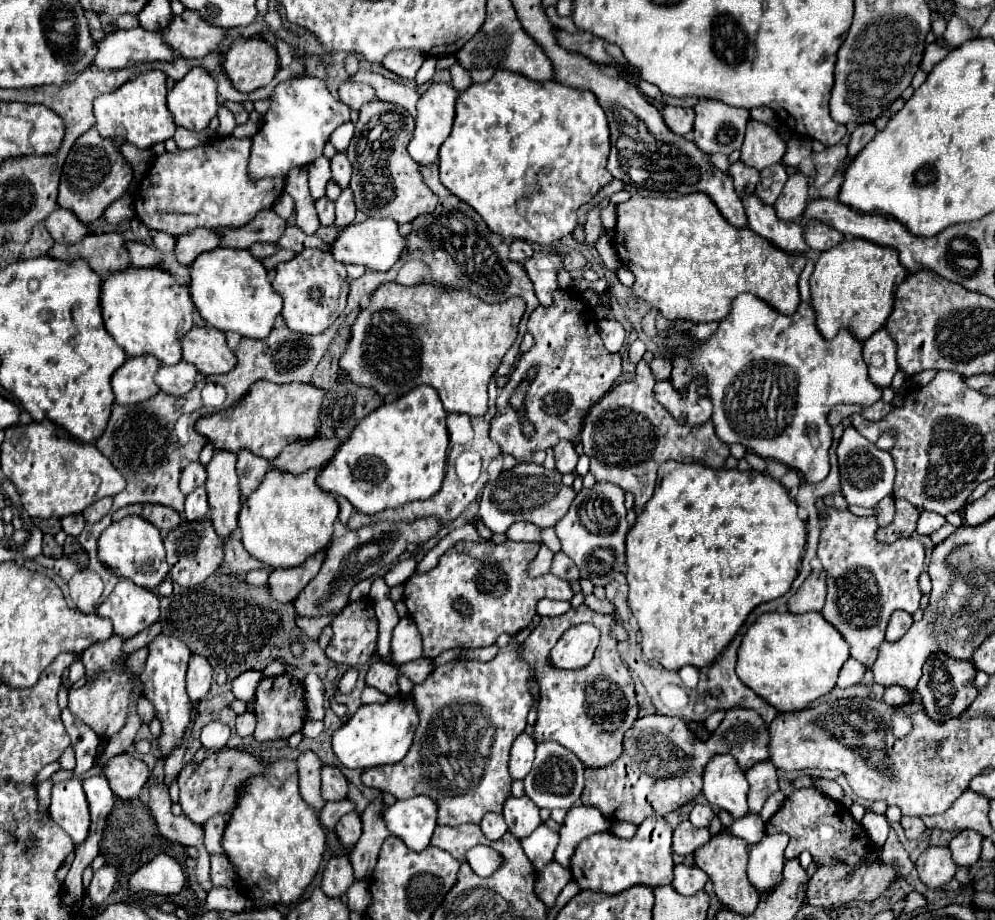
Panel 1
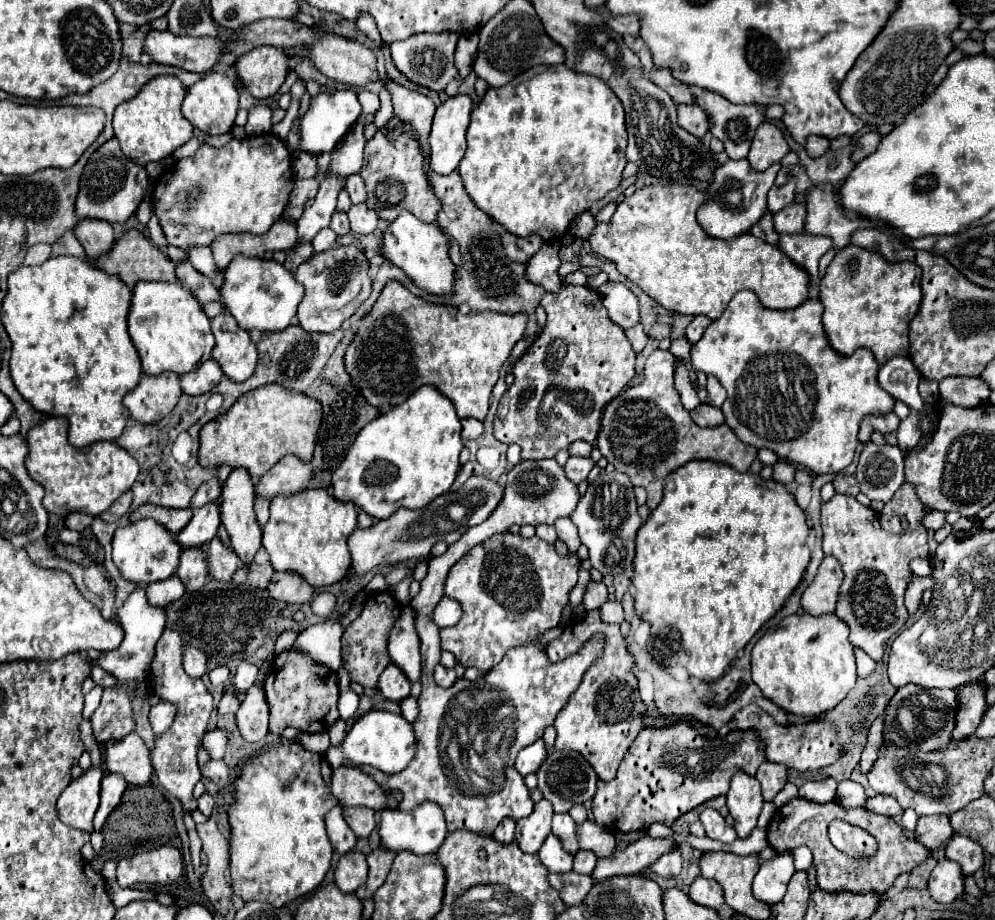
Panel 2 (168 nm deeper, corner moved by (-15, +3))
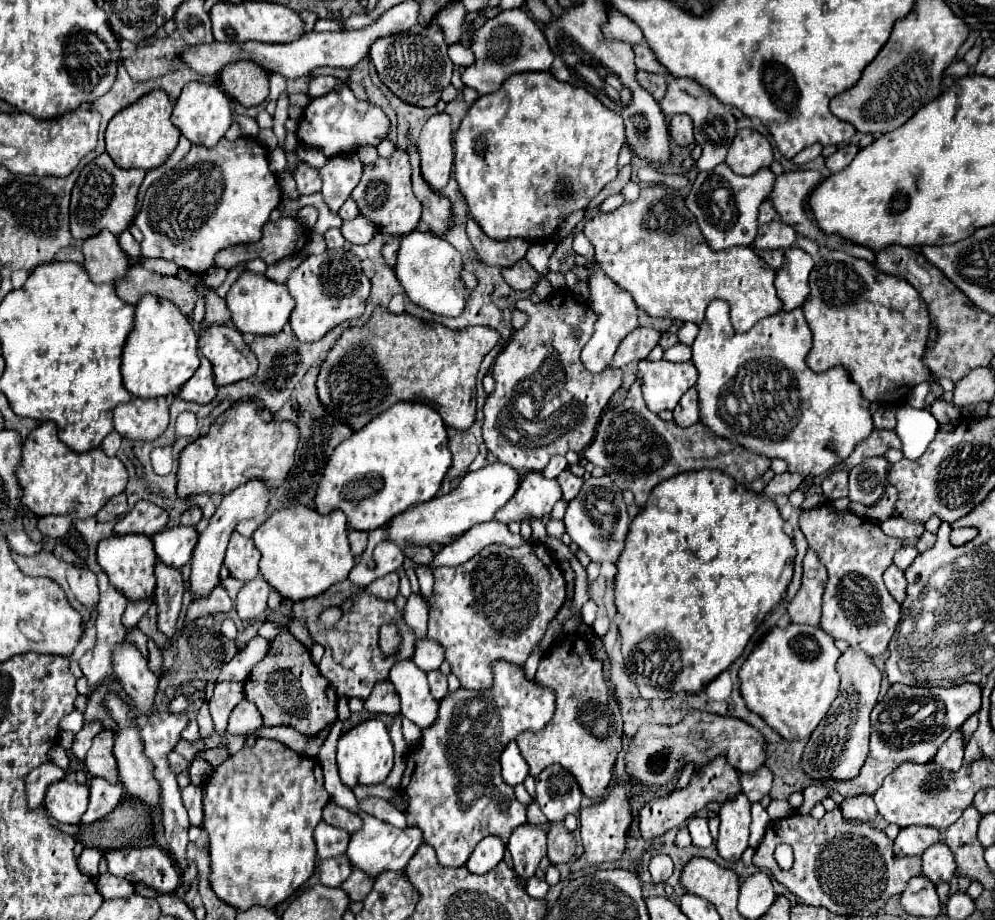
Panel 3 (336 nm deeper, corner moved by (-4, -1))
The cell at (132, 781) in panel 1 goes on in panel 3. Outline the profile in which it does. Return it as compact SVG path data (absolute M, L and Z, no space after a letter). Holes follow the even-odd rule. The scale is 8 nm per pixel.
M101 730L97 738L93 738L93 746L87 752L85 766L91 776L101 776L109 782L119 782L117 778L117 762L113 756L113 730Z

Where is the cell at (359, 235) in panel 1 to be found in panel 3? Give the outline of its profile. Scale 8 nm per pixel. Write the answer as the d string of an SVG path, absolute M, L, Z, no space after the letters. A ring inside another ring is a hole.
M419 230L401 238L395 274L403 284L407 296L417 306L441 316L453 316L453 318L459 316L465 310L465 302L469 298L465 282L461 280L461 270L463 270L461 254L445 238Z

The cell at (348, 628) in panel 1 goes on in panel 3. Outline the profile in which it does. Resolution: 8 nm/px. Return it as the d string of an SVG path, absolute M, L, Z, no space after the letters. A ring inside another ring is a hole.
M348 579L331 586L323 594L295 602L293 604L293 618L303 620L309 626L309 636L311 640L315 640L317 644L321 644L325 648L325 654L321 658L319 672L321 676L325 676L329 680L329 684L333 684L335 692L339 696L345 698L361 698L367 700L373 686L377 682L383 682L389 678L389 670L393 664L401 662L401 660L411 660L413 658L413 650L415 650L415 640L413 640L413 632L411 628L403 622L403 614L397 610L397 606L393 604L393 600L383 600L377 596L371 596L369 592L365 592L366 587L356 586ZM353 595L353 606L349 612L343 612L341 620L335 626L327 626L321 628L319 626L318 617L320 613L329 607L338 607L341 609L343 602ZM387 622L397 624L399 630L407 630L407 634L403 634L403 644L401 644L401 652L397 654L399 658L383 658L377 646L377 634L379 628Z

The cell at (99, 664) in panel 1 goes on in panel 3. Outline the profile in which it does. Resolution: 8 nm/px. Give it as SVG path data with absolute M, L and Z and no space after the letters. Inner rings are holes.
M87 724L87 726L83 726L83 730L79 730L77 734L75 734L75 742L73 742L73 748L71 748L71 752L73 752L73 756L77 758L77 760L85 760L85 754L87 754L87 750L89 750L89 746L91 746L91 740L97 736L97 732L101 732L103 730L103 726L101 724Z

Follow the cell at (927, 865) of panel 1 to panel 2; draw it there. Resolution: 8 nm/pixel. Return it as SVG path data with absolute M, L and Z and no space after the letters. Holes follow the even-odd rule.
M948 858L938 860L928 880L928 888L930 888L930 896L936 902L942 904L954 902L964 892L964 874L960 870L960 864L954 864Z

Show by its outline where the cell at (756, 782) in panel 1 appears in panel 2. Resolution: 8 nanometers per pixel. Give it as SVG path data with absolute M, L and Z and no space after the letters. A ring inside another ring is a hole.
M764 762L756 772L758 782L762 784L764 800L774 800L774 796L786 786L788 782L788 768L778 762Z

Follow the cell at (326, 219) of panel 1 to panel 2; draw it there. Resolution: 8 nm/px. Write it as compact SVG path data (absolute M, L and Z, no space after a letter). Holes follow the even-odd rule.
M336 210L336 212L332 214L330 228L332 228L332 230L338 234L338 236L342 236L342 234L348 234L348 232L350 232L350 222L348 222L348 216L346 216L346 212L340 212L340 210Z

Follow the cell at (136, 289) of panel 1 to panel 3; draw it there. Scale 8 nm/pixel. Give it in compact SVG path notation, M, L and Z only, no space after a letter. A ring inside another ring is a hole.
M145 296L135 308L135 328L127 338L123 352L123 386L135 398L159 398L175 396L183 384L199 368L197 334L187 316L177 312L169 300L157 300L157 296Z

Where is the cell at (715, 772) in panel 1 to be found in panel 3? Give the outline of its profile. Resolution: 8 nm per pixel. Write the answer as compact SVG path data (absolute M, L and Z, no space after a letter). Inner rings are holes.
M743 794L721 806L721 828L717 838L717 850L723 860L737 862L749 846L749 824L751 824L751 802Z

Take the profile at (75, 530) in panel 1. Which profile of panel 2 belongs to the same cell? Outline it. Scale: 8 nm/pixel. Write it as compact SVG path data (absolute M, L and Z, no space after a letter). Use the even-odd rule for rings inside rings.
M74 512L74 514L68 514L68 518L66 518L66 526L72 528L72 530L82 532L84 528L88 528L88 526L92 524L92 520L94 520L94 516L90 516L90 514Z

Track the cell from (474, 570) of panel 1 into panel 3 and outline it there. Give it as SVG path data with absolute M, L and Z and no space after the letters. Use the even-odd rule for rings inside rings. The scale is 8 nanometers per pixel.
M491 544L491 546L483 548L479 554L475 554L469 562L465 562L465 564L461 564L457 568L435 568L433 574L435 574L433 596L427 600L427 608L429 608L429 632L427 632L427 636L435 638L437 642L443 644L445 660L451 664L451 672L459 678L461 688L469 688L469 690L487 690L487 688L493 686L493 662L497 662L497 660L505 660L505 662L513 662L517 666L525 666L531 652L539 646L549 622L555 618L555 614L559 612L559 608L565 602L565 578L563 578L563 572L557 566L557 562L553 566L553 558L549 556L549 552L545 550L543 544L523 544L523 546L517 546L517 548Z

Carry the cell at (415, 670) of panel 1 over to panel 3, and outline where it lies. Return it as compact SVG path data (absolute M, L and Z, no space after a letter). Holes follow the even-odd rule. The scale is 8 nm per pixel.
M435 670L435 672L429 672L427 678L429 678L429 688L435 700L440 701L445 698L448 694L447 676Z

